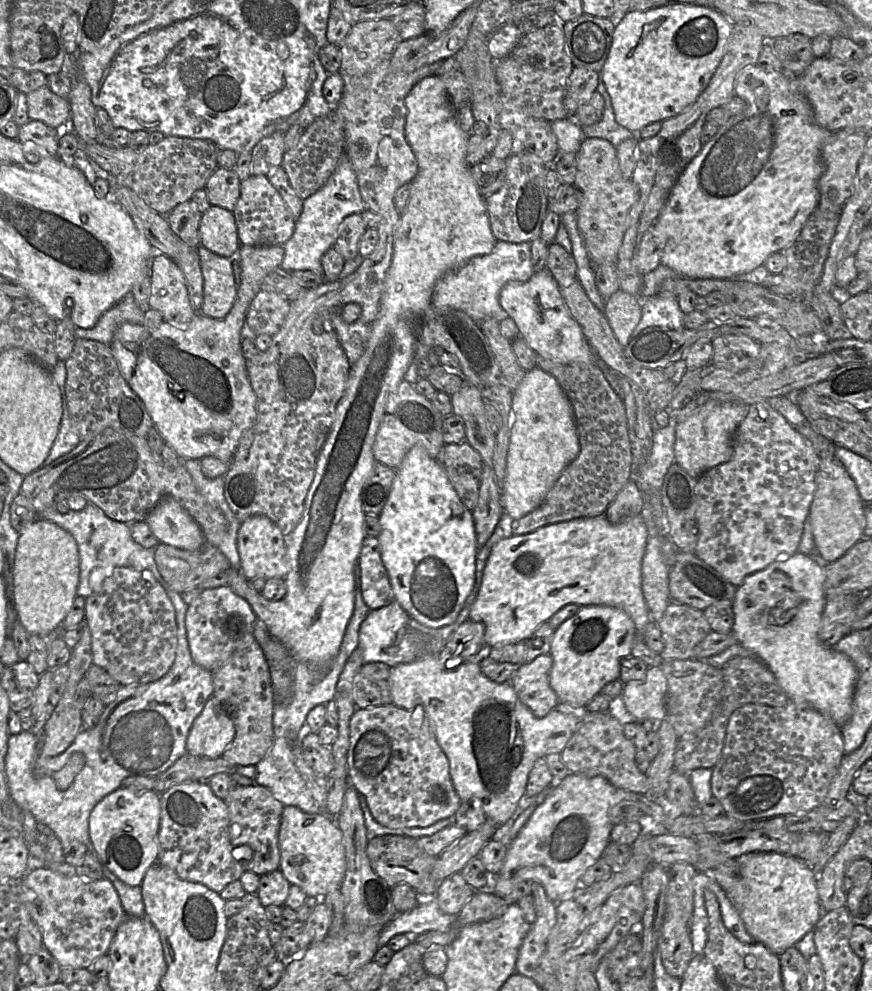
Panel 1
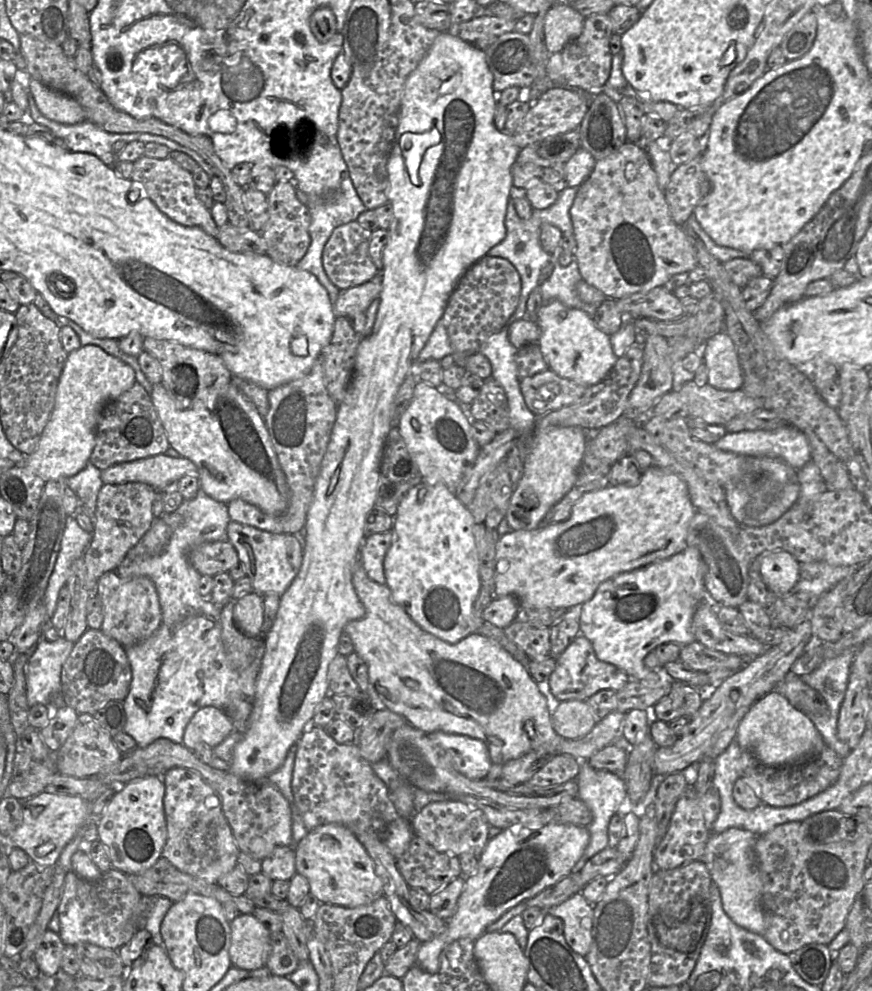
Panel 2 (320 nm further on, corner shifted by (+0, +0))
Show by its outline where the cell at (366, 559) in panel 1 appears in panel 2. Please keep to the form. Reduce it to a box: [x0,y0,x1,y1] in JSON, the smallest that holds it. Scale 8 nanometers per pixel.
[359,530,392,585]

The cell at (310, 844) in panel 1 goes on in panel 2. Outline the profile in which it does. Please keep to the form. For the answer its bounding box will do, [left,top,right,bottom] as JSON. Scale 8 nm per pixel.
[296,824,383,908]

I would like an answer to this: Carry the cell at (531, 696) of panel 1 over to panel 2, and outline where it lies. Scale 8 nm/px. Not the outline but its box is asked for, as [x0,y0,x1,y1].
[548,636,628,702]

